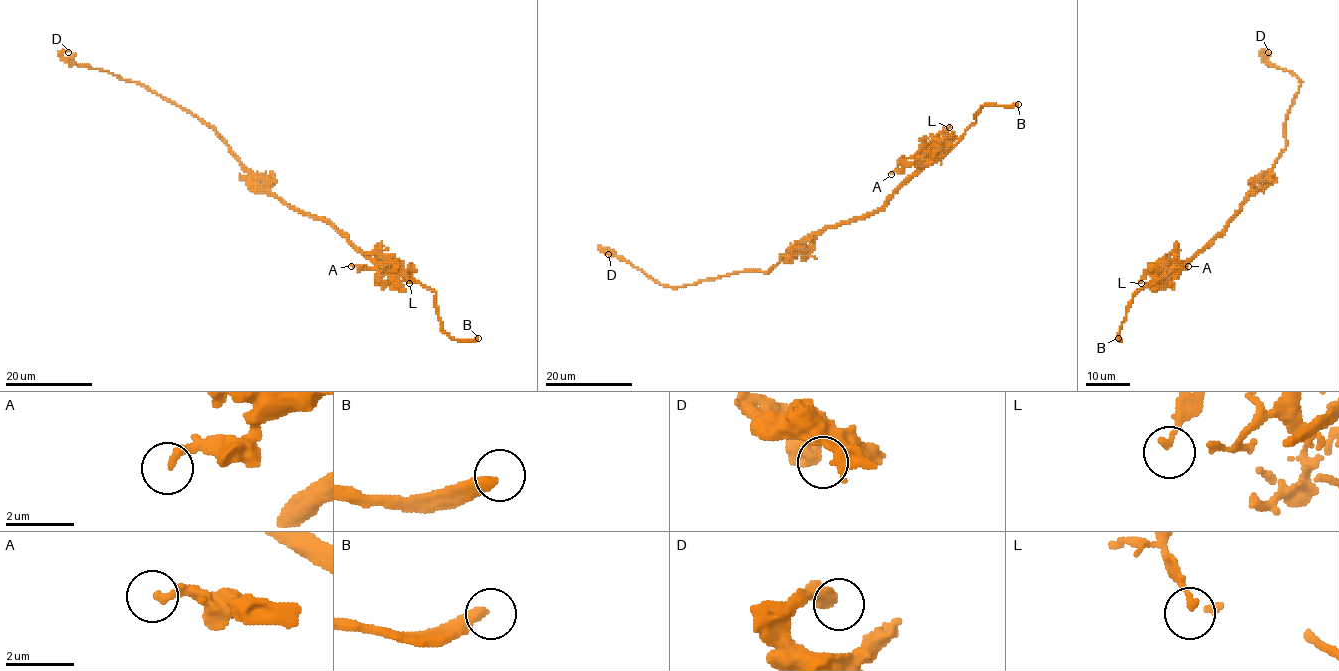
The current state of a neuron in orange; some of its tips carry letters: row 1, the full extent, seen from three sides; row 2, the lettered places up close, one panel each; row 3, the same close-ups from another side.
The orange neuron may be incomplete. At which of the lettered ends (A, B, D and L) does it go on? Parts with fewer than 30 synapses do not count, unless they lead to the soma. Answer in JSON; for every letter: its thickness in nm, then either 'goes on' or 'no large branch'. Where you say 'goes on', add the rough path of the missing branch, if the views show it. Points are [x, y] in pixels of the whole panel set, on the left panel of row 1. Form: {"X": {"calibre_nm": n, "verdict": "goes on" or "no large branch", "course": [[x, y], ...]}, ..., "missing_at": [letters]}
{"A": {"calibre_nm": 240, "verdict": "no large branch"}, "B": {"calibre_nm": 360, "verdict": "goes on", "course": [[478, 338], [482, 328], [492, 325]]}, "D": {"calibre_nm": 550, "verdict": "no large branch"}, "L": {"calibre_nm": 170, "verdict": "no large branch"}, "missing_at": ["B"]}

